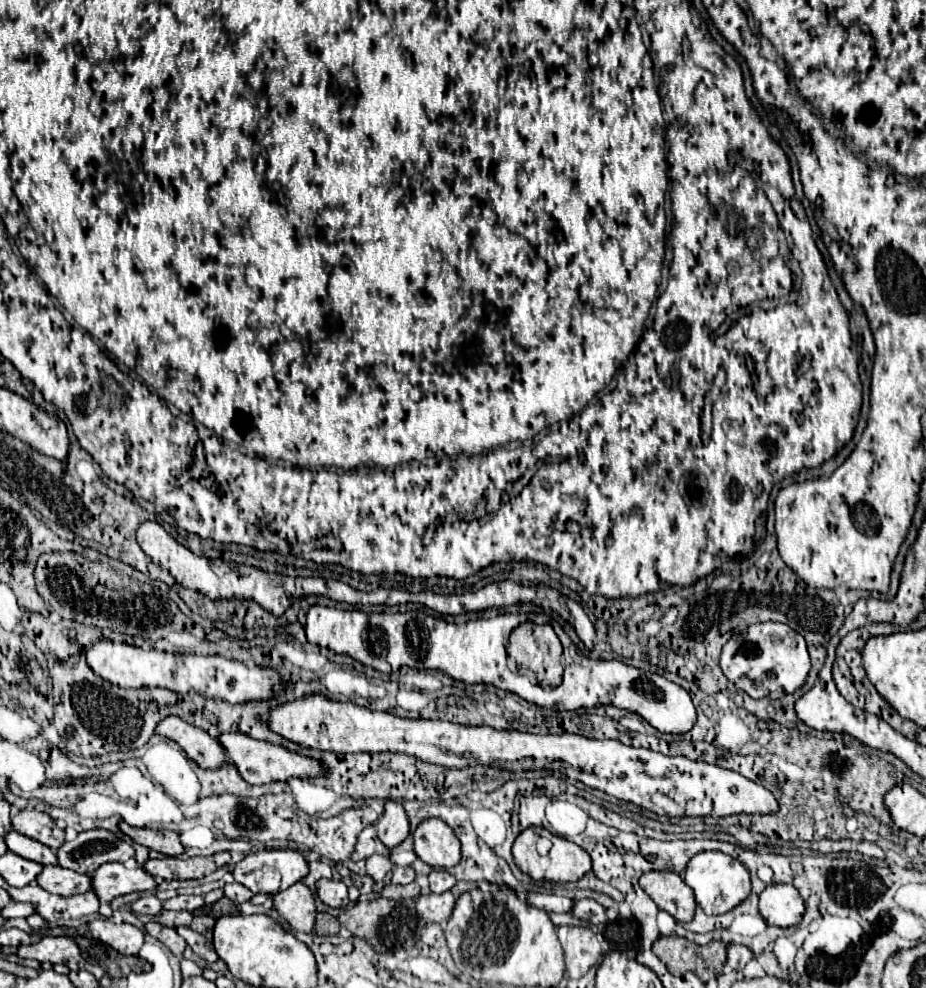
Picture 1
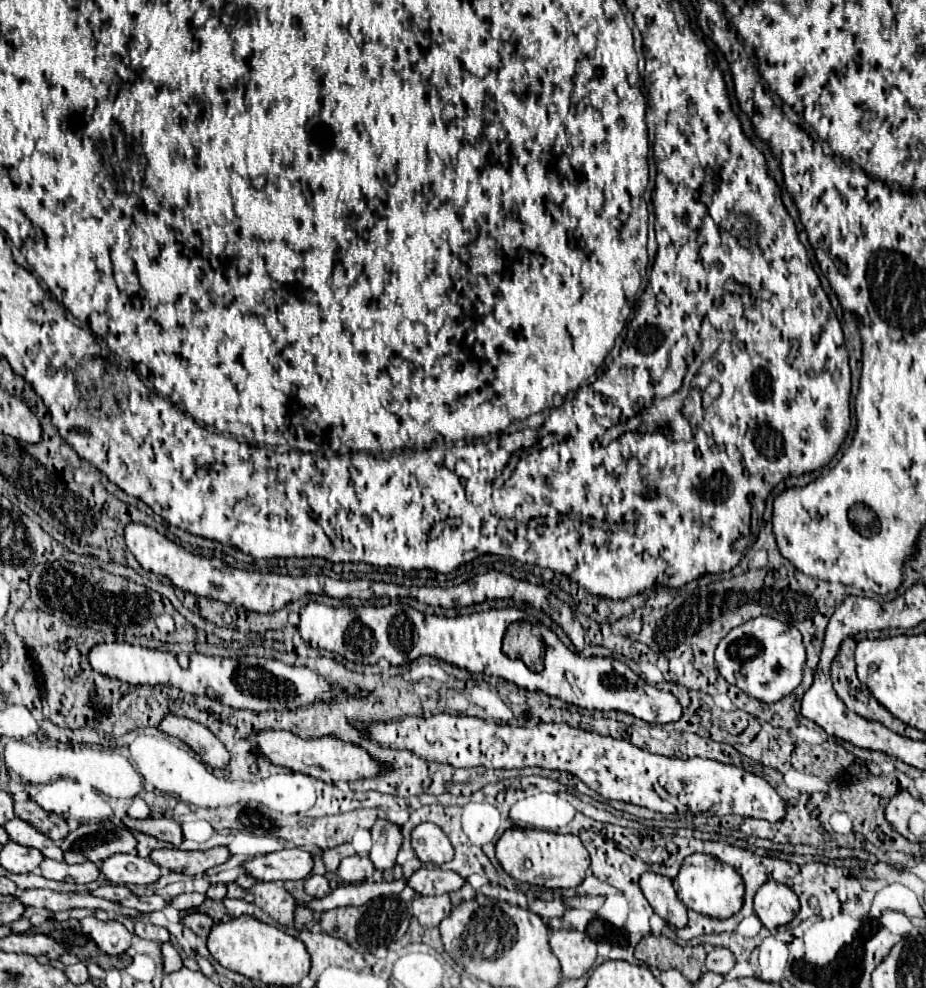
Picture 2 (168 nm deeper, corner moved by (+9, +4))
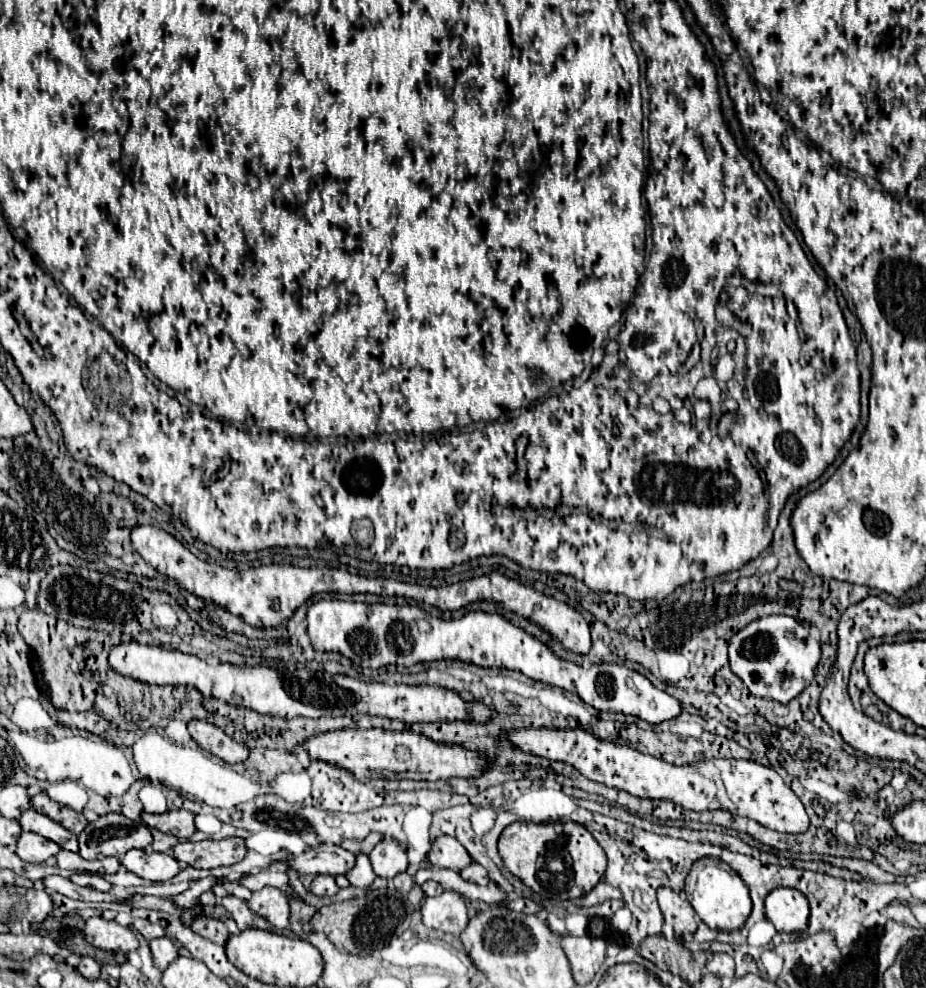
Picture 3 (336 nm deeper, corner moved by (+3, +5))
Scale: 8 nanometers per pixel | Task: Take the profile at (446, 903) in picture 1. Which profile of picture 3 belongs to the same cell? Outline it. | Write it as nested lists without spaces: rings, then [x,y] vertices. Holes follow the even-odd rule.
[[[443,891],[439,897],[427,897],[421,907],[421,915],[427,927],[453,935],[459,935],[469,923],[463,897],[455,891]]]

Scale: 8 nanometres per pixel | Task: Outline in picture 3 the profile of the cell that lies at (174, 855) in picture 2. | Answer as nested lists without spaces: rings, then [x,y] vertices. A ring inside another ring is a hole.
[[[229,837],[221,841],[181,841],[175,845],[175,859],[195,869],[213,869],[221,865],[233,865],[247,853],[245,839]]]

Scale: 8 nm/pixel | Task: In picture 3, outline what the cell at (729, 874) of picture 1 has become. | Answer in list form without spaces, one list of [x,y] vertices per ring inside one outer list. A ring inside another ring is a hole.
[[[703,857],[693,863],[685,879],[685,895],[703,923],[715,931],[739,931],[751,915],[751,897],[743,879],[723,861]]]

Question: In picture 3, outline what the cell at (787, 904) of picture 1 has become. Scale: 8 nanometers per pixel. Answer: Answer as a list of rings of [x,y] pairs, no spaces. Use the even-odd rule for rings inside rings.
[[[789,887],[773,889],[765,899],[765,915],[779,933],[805,931],[809,921],[807,897]]]

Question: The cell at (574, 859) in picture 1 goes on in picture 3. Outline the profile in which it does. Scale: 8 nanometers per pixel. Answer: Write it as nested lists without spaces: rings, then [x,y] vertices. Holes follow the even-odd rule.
[[[515,821],[507,825],[499,837],[499,855],[515,877],[549,901],[567,901],[589,893],[607,869],[605,851],[593,835],[575,821]],[[539,861],[543,861],[545,867],[539,867]]]

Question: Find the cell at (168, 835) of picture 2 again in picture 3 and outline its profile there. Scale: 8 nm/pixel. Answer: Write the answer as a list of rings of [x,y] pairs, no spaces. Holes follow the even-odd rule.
[[[175,809],[175,811],[161,813],[161,815],[143,813],[141,817],[149,827],[159,829],[163,833],[173,833],[179,839],[189,839],[195,833],[195,823],[193,823],[195,815],[185,809]]]

